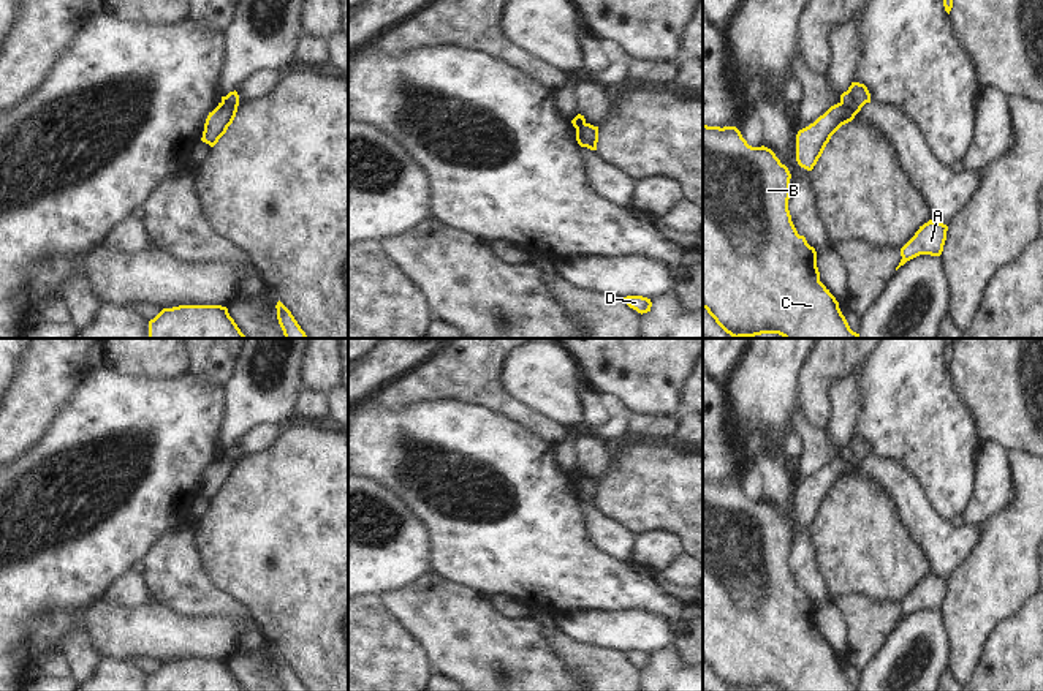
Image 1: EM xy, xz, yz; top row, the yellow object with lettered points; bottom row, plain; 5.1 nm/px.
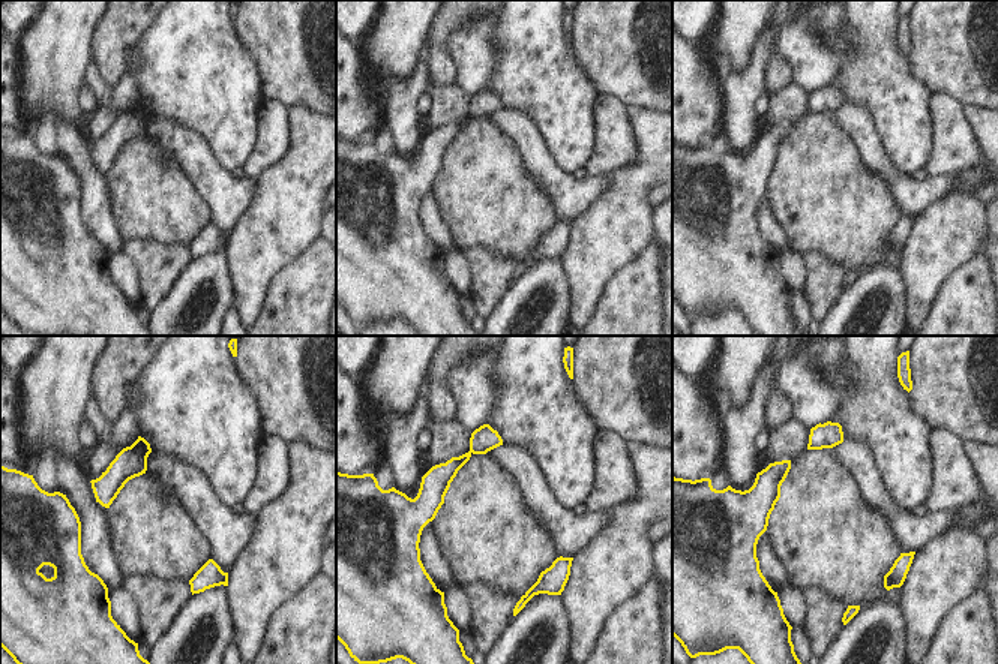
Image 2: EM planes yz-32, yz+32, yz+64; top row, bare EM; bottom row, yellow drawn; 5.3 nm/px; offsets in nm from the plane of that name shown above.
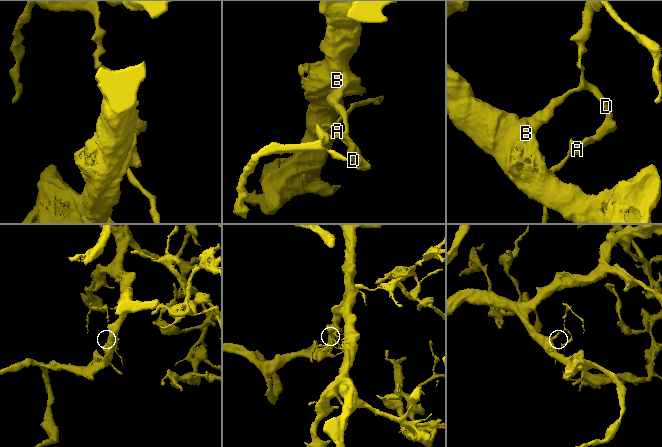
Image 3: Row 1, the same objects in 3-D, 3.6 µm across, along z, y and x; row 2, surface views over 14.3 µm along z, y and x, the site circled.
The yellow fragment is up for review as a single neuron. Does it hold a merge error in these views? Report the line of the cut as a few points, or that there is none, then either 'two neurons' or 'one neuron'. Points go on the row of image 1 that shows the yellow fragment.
yz (841, 101), (857, 113) | two neurons

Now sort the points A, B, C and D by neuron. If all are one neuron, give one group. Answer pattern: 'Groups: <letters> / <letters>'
Groups: A D / B C.

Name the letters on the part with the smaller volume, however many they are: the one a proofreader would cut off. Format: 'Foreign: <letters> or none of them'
Foreign: A, D

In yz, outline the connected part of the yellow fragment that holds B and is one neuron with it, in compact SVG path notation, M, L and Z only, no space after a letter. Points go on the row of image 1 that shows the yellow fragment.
M703 123L703 308L733 338L761 334L783 338L861 338L820 281L815 248L791 221L790 179L788 168L771 149L749 145L736 126Z

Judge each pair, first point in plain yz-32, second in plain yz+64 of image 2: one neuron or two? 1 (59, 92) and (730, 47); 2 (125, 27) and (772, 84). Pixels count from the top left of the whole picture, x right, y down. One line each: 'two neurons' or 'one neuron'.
1: one neuron
2: one neuron

